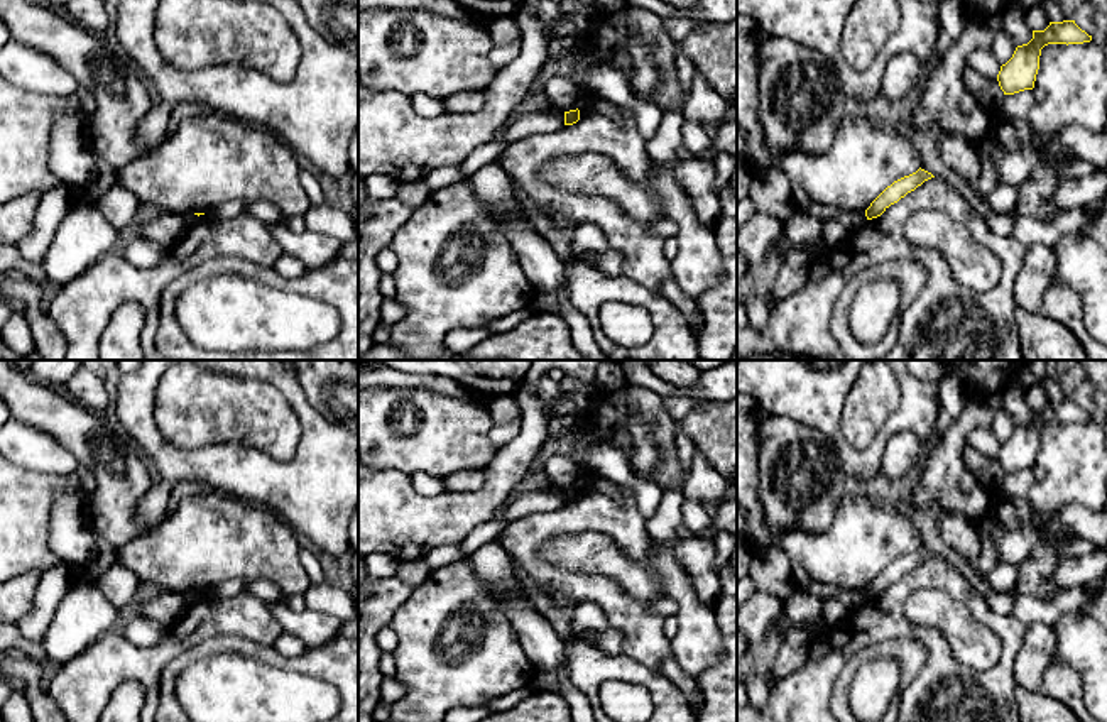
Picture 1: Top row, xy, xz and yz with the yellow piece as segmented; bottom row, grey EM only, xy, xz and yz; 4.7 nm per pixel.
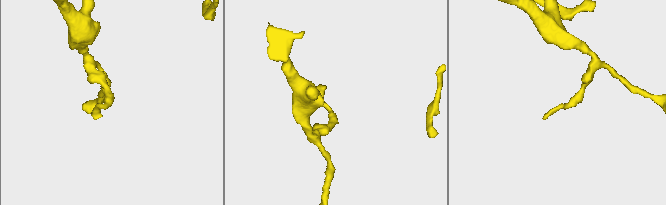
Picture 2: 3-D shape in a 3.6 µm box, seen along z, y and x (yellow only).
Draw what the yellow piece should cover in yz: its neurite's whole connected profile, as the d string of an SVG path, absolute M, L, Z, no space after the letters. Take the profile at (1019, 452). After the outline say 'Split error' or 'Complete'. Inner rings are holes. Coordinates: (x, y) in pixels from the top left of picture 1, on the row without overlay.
M1075 399L1050 401L1044 409L1033 409L1028 423L1017 424L1012 436L1001 445L997 460L1004 473L1033 468L1039 448L1041 428L1048 423L1083 423L1092 414L1082 409Z. Complete

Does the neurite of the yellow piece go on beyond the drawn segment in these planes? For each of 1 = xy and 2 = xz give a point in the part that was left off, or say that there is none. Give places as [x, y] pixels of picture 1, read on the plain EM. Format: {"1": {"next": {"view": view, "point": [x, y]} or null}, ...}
{"1": {"next": null}, "2": {"next": null}}

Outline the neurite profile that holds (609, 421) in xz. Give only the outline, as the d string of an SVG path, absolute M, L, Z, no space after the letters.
M632 384L600 391L595 407L588 414L580 414L578 431L559 440L548 438L537 453L537 460L544 465L553 455L566 457L581 468L583 484L590 482L595 475L583 465L585 451L595 443L612 445L630 463L634 453L630 423L641 419L651 426L651 438L661 451L661 460L651 480L663 490L683 489L688 470L681 467L678 458L678 421L669 416L664 399L651 389Z

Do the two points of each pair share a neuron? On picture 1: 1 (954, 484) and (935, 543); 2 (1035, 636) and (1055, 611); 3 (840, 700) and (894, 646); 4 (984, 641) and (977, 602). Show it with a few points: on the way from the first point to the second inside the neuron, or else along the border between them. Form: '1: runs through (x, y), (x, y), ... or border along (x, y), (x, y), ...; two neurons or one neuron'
1: border along (921, 472), (910, 501), (932, 513); two neurons
2: border along (1052, 624), (1030, 623), (1026, 626); two neurons
3: runs through (844, 682), (849, 670), (864, 655), (876, 650); one neuron
4: border along (962, 602), (996, 634), (1001, 653); two neurons

